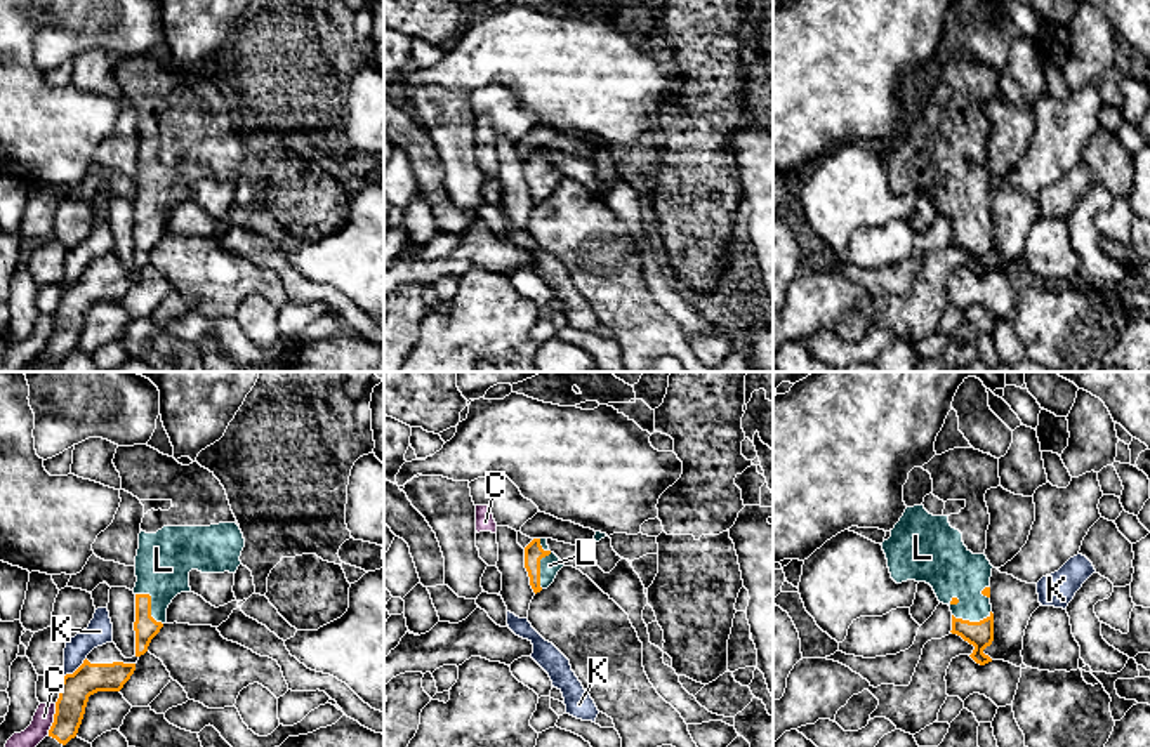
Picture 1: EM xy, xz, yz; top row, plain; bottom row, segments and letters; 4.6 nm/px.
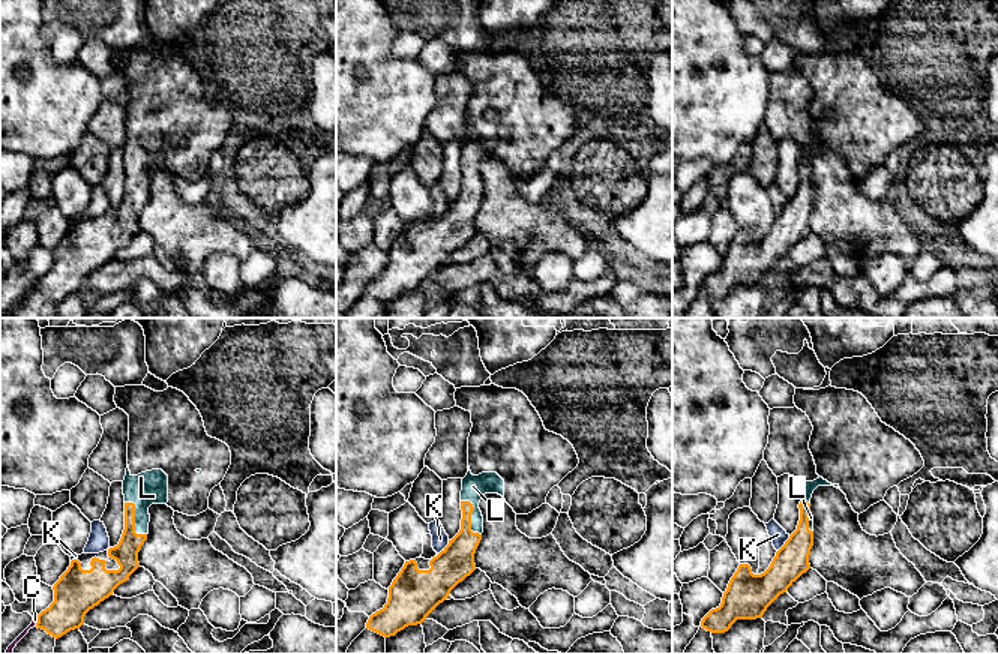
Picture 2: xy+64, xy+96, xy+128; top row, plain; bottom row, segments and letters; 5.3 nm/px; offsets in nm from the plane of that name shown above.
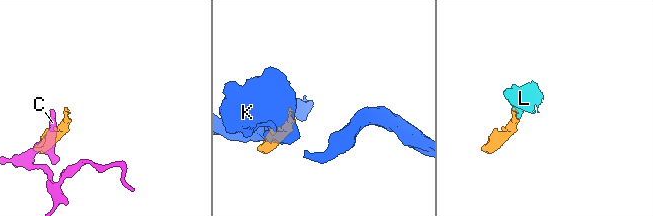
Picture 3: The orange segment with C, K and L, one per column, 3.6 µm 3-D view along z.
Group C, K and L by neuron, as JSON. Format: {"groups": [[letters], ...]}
{"groups": [["C"], ["K"], ["L"]]}

